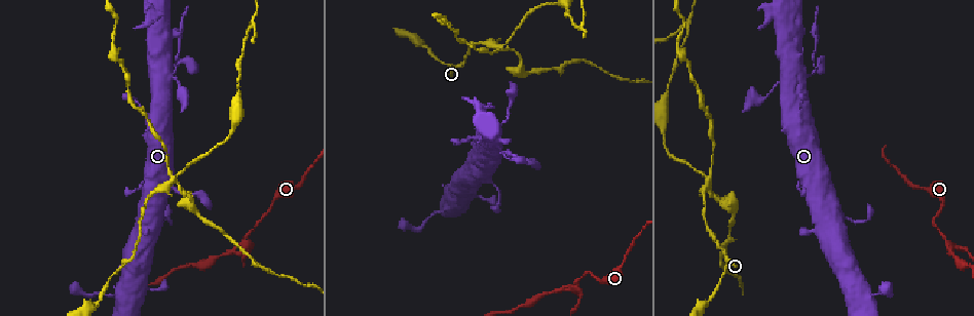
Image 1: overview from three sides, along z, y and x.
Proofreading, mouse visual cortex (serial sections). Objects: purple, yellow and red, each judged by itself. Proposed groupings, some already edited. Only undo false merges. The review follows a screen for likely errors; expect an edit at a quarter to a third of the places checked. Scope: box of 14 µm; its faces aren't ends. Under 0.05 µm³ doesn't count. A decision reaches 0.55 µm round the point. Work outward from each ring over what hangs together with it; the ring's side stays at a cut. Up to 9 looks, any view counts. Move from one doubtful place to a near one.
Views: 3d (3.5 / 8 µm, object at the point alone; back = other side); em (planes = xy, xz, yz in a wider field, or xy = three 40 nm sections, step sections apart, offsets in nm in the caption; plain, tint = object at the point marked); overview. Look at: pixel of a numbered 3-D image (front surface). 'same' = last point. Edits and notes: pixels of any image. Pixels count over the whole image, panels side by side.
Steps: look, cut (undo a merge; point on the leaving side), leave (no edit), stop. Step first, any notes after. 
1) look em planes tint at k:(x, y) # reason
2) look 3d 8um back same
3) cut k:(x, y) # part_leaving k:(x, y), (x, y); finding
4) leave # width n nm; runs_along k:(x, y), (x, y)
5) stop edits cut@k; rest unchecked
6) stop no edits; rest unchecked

look 3d 3.5um at 1:(163, 176) # thick turns thin

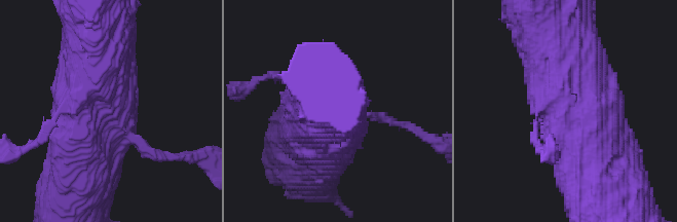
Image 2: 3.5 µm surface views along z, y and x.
look em xy step 3 tint at 2:(106, 110) # need the tissue

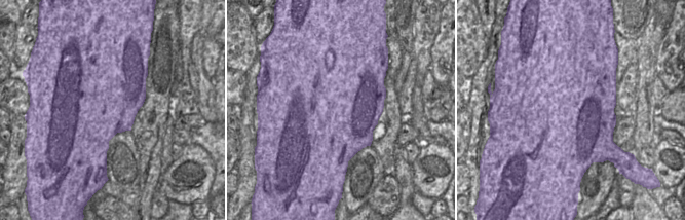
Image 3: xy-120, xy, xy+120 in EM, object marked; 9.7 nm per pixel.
look em xy step 2 tint same

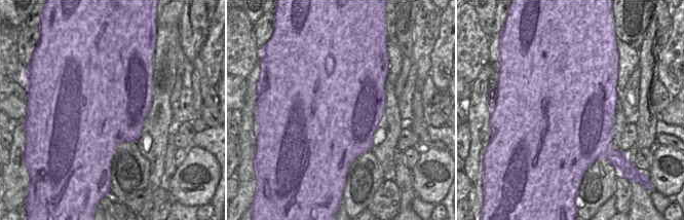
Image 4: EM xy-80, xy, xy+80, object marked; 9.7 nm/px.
leave # runs_along 2:(550, 51), (584, 102), (594, 140); continuous, no second cell

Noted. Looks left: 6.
look 3d 8um at 1:(501, 45) # four arms meet

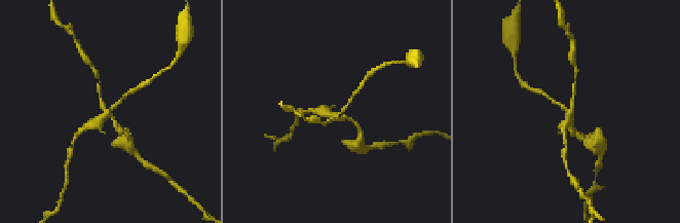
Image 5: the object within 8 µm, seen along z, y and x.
look em planes tint at 5:(336, 115)

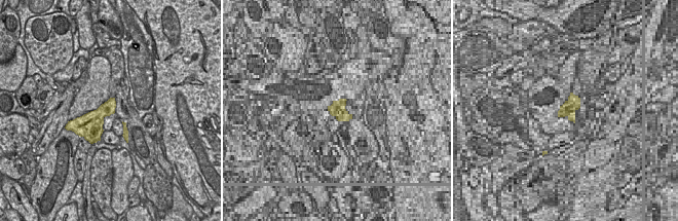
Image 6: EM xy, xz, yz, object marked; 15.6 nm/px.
cut 5:(121, 131) # part_leaving 5:(110, 115), (116, 126), (130, 140); two cells meet here

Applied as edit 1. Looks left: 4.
look 3d 3.5um at 1:(175, 69) # thin neck

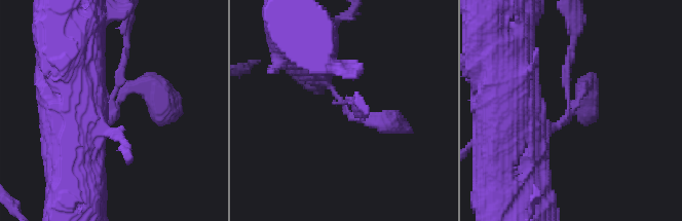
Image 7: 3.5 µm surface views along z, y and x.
look em xy step 1 tint at 7:(570, 109)

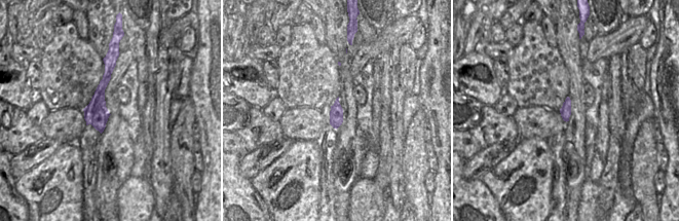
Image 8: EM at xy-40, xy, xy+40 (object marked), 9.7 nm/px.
look em xy step 2 tint same

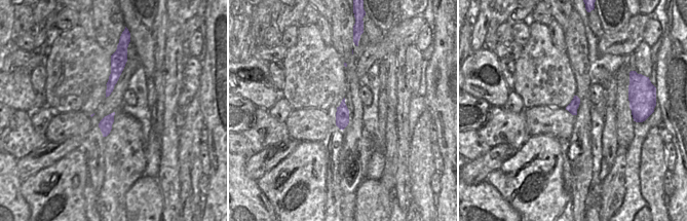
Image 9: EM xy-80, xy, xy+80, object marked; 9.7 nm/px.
cut 7:(122, 65) # width 140 nm; part_leaving 7:(115, 95), (124, 63), (127, 22); two cells meet here

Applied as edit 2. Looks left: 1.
stop edits cut@5, cut@7; rest unchecked

